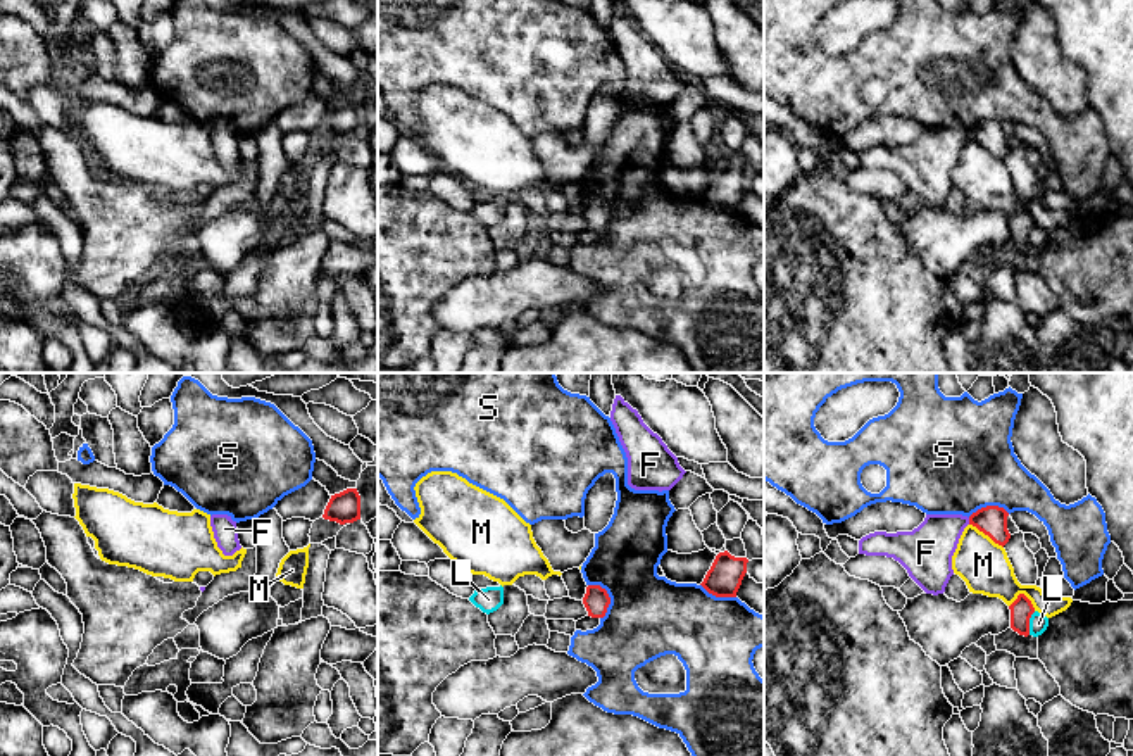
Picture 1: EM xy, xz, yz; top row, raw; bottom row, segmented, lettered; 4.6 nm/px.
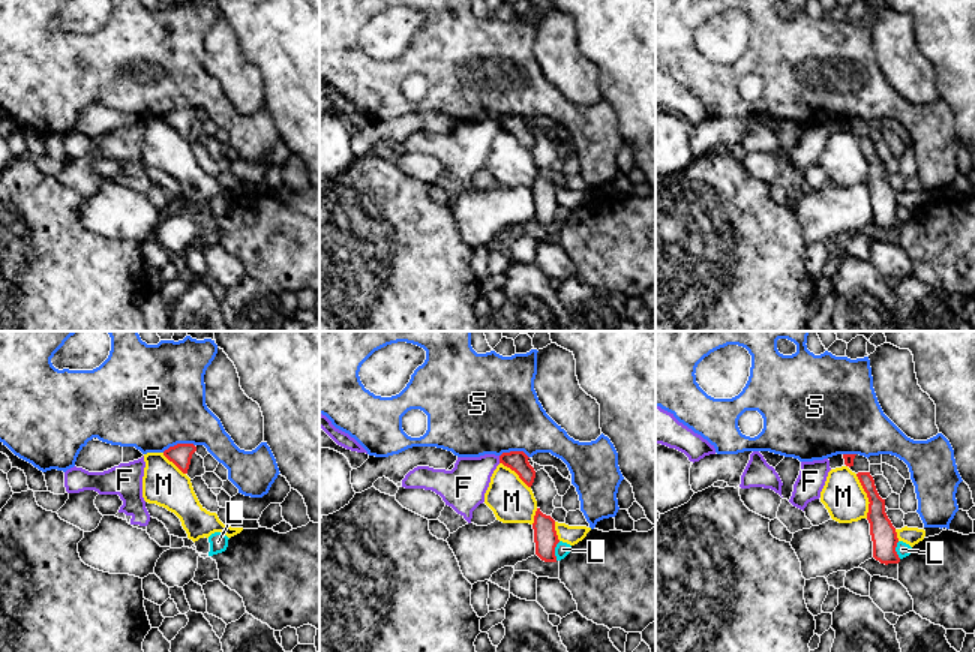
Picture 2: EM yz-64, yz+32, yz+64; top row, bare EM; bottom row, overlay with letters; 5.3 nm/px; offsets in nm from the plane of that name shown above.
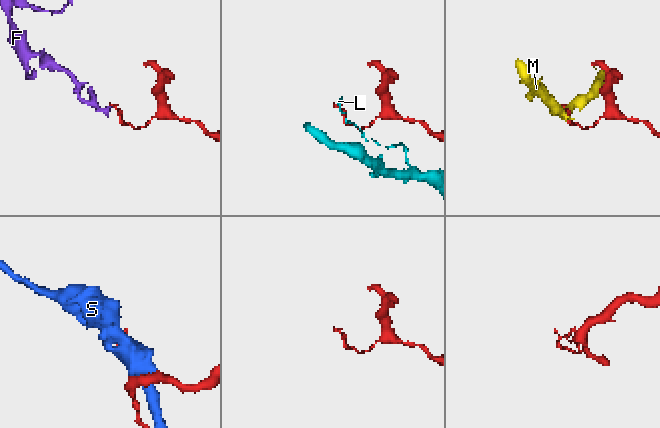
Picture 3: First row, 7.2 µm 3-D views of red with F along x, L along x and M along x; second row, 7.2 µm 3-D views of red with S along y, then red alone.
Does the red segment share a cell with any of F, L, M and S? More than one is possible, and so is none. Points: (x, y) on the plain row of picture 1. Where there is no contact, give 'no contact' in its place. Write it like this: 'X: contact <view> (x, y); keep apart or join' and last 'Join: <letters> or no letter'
F: contact yz (970, 135); keep apart
L: contact yz (1028, 237); keep apart
M: contact yz (987, 147); keep apart
S: contact xz (607, 209); keep apart
Join: no letter

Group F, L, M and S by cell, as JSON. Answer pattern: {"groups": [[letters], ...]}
{"groups": [["F"], ["L"], ["M"], ["S"]]}

